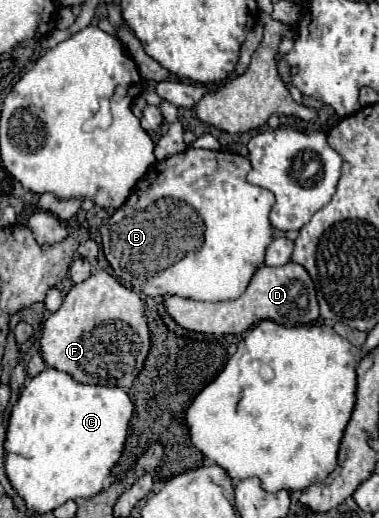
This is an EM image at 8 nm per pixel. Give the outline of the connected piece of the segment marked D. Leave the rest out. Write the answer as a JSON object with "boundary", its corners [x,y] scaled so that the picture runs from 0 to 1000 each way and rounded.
{"boundary":[[[757,506],[736,517],[689,510],[668,529],[652,560],[620,579],[515,583],[472,571],[435,571],[435,595],[478,633],[536,645],[631,645],[689,618],[726,618],[731,625],[752,629],[794,629],[842,614],[831,552],[810,521],[778,506]]]}

